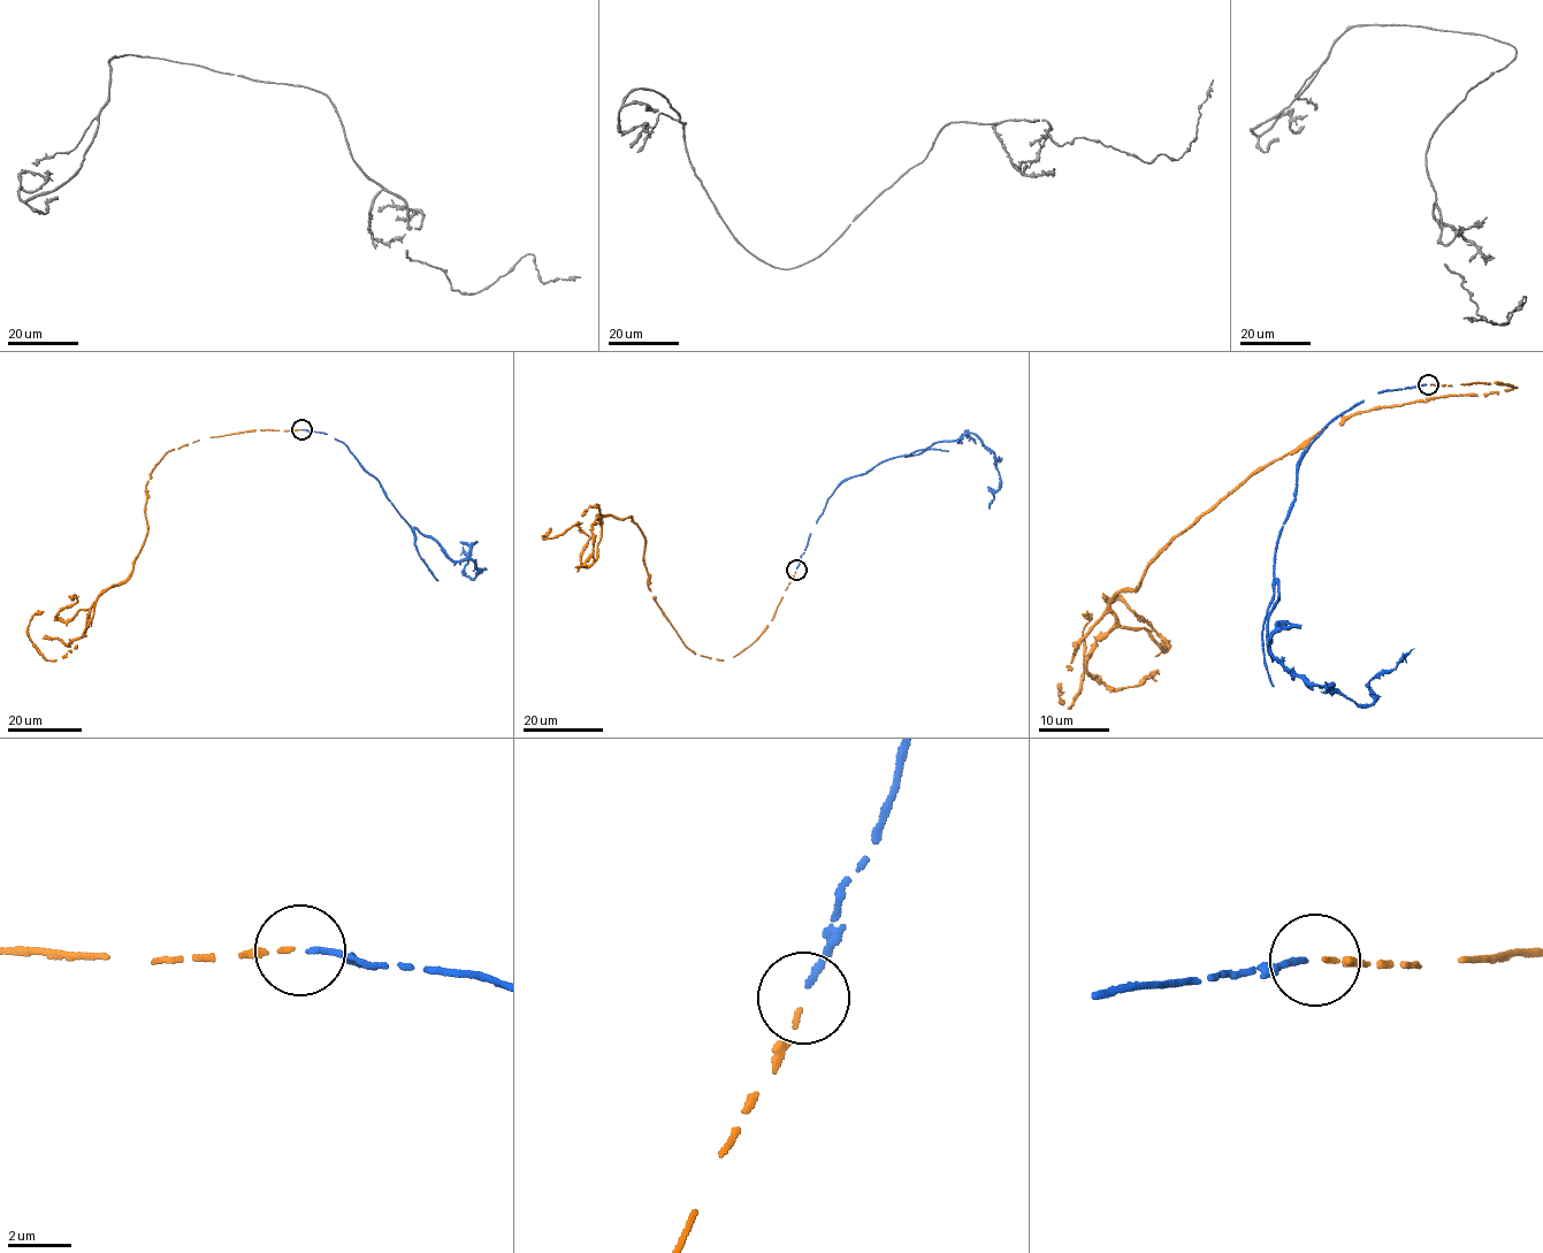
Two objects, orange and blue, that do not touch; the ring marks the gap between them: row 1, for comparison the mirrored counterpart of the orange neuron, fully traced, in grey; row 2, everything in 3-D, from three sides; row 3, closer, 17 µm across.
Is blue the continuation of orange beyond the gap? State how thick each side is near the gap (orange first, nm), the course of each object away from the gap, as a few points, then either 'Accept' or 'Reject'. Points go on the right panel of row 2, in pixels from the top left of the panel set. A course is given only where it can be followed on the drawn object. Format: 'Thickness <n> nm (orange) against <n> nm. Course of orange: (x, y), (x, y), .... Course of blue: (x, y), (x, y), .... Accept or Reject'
Thickness 110 nm (orange) against 180 nm. Course of orange: (1430, 384), (1517, 387), (1377, 406), (1258, 466), (1120, 590), (1061, 682), (1069, 708), (1082, 614). Course of blue: (1426, 384), (1351, 406), (1305, 451), (1267, 632), (1273, 657), (1358, 703), (1372, 704), (1368, 681), (1414, 648). Accept

